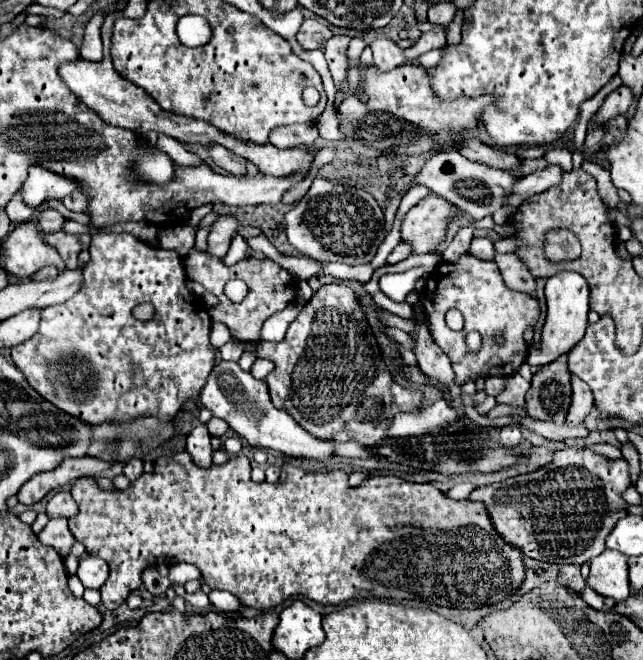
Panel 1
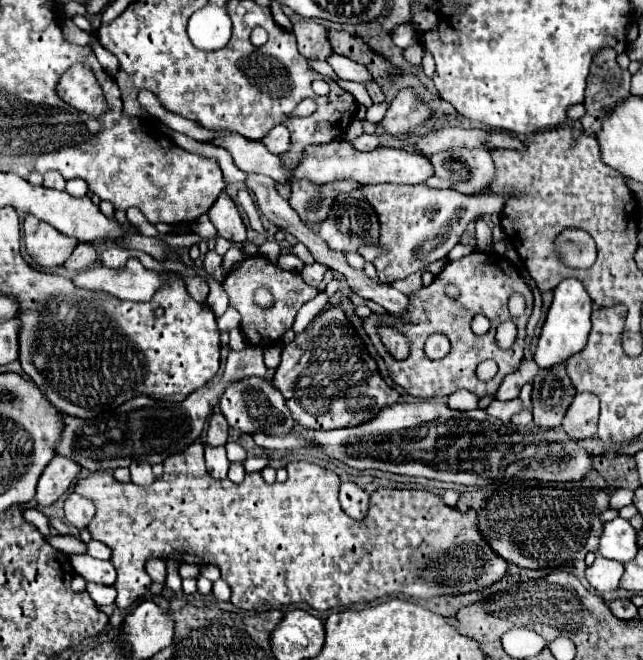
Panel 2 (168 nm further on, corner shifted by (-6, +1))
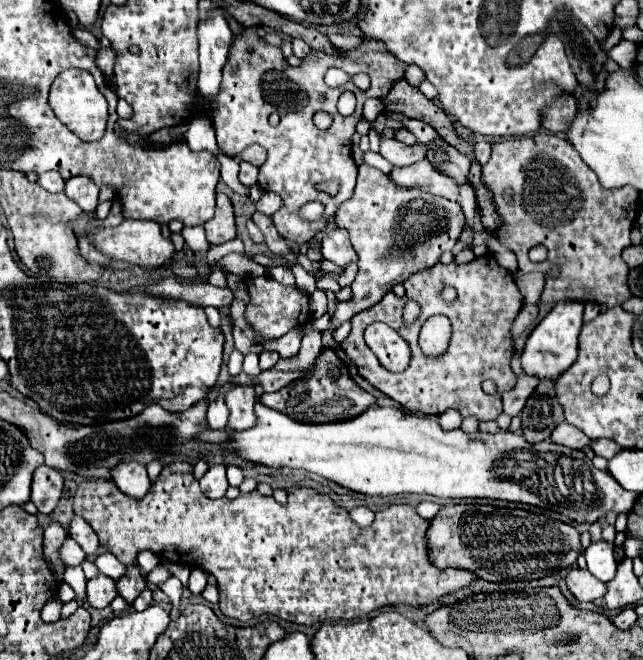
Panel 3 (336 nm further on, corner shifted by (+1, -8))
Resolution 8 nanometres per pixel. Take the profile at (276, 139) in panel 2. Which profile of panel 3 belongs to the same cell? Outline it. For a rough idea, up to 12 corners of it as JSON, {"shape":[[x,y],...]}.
{"shape":[[259,144],[245,148],[239,160],[261,166],[267,160],[267,150]]}

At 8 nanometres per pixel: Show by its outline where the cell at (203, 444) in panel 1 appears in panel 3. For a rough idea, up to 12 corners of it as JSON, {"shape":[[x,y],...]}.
{"shape":[[223,464],[211,466],[199,482],[205,496],[223,498],[229,486]]}

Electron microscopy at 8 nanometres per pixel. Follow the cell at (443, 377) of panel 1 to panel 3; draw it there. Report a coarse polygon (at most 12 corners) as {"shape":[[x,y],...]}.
{"shape":[[431,316],[419,334],[425,356],[443,356],[449,348],[447,316]]}

